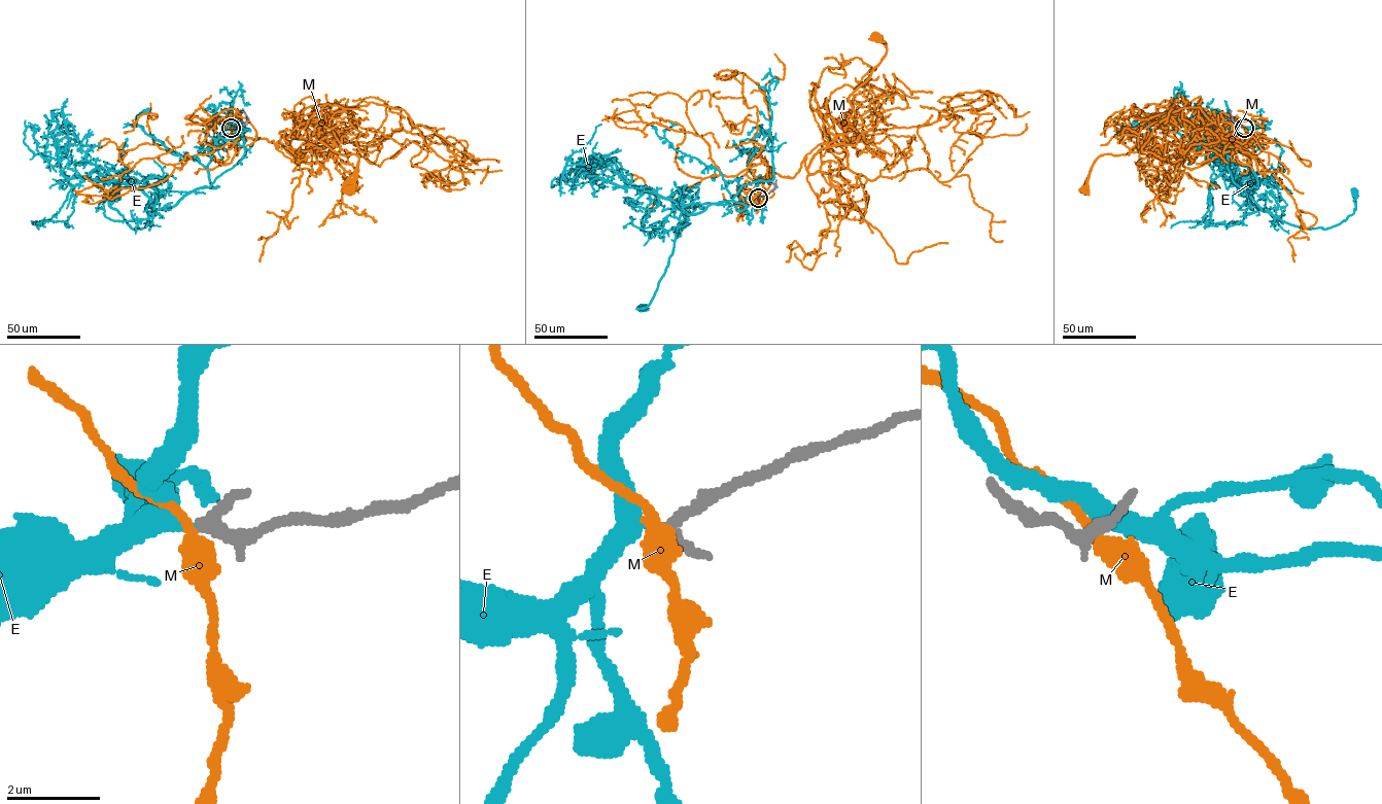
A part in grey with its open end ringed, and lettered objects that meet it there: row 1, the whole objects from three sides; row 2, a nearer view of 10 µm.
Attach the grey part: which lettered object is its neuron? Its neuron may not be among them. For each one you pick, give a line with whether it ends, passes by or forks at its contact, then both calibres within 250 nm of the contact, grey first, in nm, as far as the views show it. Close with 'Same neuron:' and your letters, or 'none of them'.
E: It passes by. Thickness 240 nm (grey) against 320 nm
Same neuron: E

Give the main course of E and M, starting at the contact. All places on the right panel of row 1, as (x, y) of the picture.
E: (1244, 128), (1243, 152), (1257, 180), (1248, 190), (1258, 209), (1300, 226), (1327, 229), (1354, 211), (1354, 191)
M: (1244, 128), (1249, 141), (1217, 134), (1224, 138), (1190, 162), (1159, 137), (1103, 153), (1082, 189)

